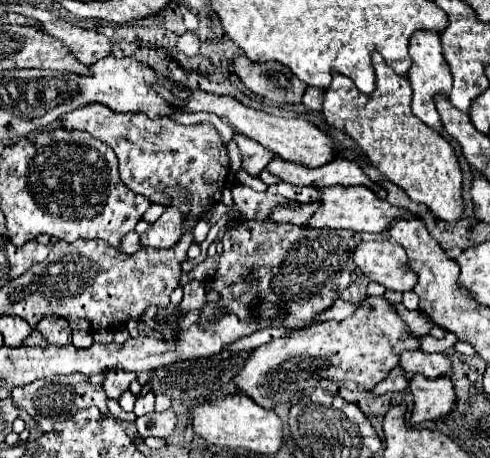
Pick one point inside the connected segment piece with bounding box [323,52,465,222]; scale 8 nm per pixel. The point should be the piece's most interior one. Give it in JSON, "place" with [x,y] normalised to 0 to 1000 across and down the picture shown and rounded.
{"place":[853,347]}

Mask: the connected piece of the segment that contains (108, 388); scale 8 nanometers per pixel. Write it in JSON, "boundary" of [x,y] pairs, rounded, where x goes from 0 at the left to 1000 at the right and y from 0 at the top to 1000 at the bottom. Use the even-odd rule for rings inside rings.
{"boundary":[[[227,808],[227,812],[214,812],[214,830],[210,830],[210,847],[218,856],[218,865],[227,873],[243,873],[251,856],[263,852],[263,838],[276,830],[280,821],[267,817],[267,812],[251,812],[251,808]]]}

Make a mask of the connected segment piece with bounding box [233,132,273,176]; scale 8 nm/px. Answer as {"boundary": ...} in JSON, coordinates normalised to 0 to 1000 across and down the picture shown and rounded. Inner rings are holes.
{"boundary":[[[480,288],[476,310],[488,319],[496,341],[496,371],[512,384],[529,384],[529,376],[545,362],[545,354],[557,345],[557,332],[545,332],[533,314],[520,314],[516,306],[500,301],[496,293]]]}

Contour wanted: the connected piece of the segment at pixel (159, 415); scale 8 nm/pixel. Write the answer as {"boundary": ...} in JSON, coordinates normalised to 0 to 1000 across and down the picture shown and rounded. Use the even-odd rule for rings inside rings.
{"boundary":[[[347,889],[333,900],[312,900],[312,904],[296,904],[284,908],[276,917],[280,939],[292,956],[300,952],[324,952],[324,956],[341,956],[345,948],[353,948],[361,928],[361,910]]]}

